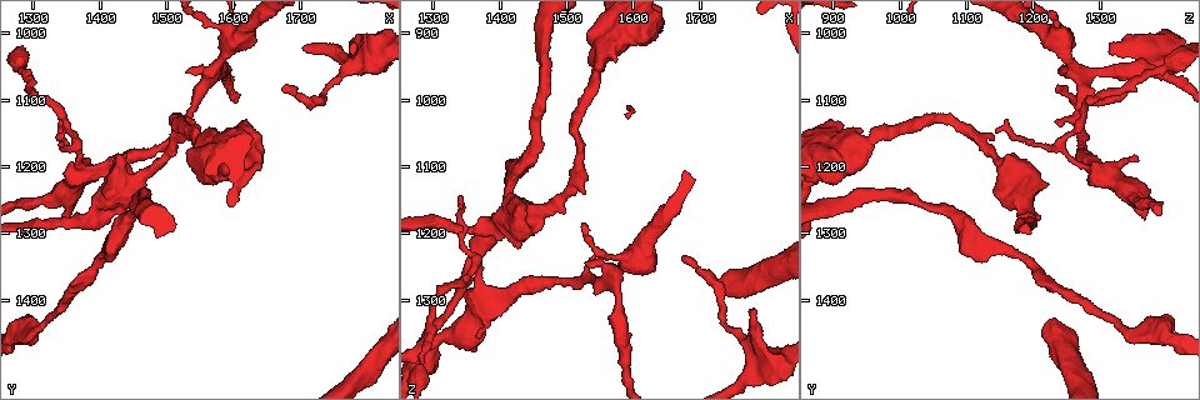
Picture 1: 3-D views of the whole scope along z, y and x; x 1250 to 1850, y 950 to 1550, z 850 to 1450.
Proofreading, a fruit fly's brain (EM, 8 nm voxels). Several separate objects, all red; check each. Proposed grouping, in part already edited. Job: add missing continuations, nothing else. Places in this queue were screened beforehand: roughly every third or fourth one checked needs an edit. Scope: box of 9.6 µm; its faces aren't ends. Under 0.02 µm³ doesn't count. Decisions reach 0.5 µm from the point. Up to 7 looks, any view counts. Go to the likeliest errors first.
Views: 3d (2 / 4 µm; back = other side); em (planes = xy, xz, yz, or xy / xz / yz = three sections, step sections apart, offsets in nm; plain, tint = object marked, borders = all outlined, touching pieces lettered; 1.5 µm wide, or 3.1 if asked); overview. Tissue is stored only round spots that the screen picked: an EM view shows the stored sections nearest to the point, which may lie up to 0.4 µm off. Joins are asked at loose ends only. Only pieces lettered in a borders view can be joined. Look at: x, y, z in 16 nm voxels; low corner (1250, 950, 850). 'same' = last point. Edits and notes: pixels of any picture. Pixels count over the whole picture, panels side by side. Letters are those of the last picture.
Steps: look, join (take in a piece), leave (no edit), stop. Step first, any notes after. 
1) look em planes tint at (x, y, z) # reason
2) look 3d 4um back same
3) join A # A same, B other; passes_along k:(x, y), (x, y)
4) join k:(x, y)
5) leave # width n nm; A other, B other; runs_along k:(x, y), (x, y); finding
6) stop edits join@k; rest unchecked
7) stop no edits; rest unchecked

look em xz step 8 borders at (1440, 1180, 1170) # an open end

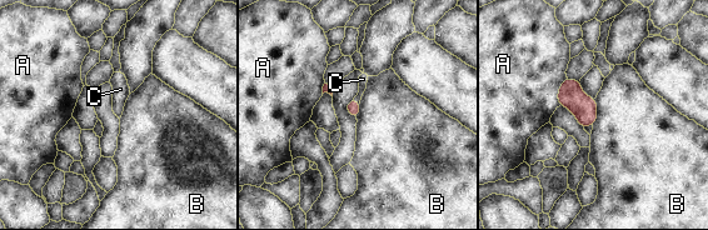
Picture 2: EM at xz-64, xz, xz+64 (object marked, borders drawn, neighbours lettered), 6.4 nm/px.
join C # longest_contact A 190 nm; A other, B other, C same; it goes on there

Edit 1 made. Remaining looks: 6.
look 3d 4um at (1530, 1055, 1240) # an open end

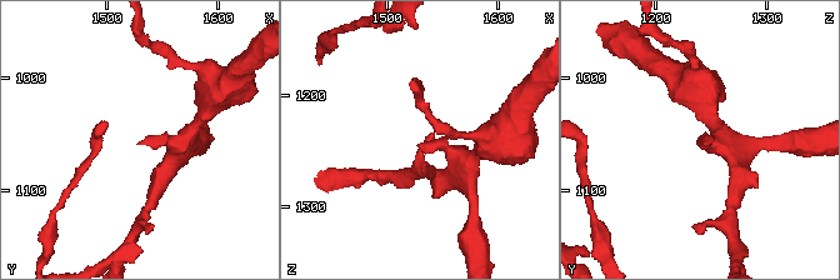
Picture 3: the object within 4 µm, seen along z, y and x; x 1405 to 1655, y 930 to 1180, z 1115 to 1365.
look em planes borders at (1528, 1060, 1246) # need the tissue

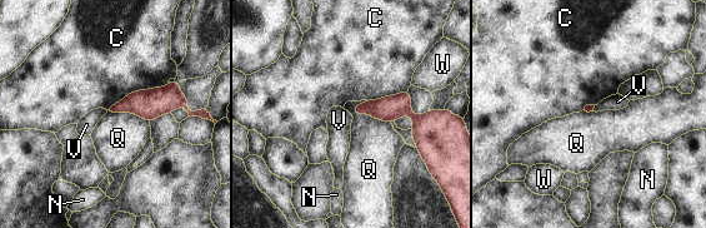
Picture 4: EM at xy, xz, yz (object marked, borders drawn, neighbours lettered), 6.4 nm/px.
leave # C other, N other, Q other, V other, W other; runs_along 4:(356, 110), (405, 109), (426, 119); none of them fits

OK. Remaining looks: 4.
look 3d 2um at (1775, 1030, 1315) # an open end

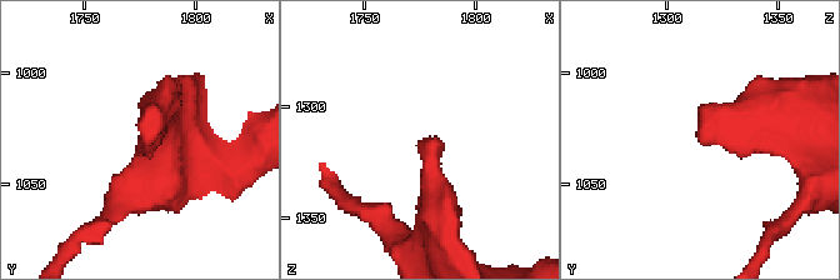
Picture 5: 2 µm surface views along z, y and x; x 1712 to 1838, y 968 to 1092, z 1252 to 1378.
look em yz step 8 borders at (1777, 1029, 1316)

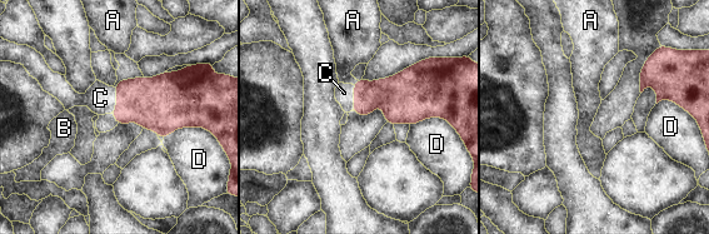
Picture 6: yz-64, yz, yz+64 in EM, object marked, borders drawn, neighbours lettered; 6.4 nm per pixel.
look em planes borders same # cut it another way

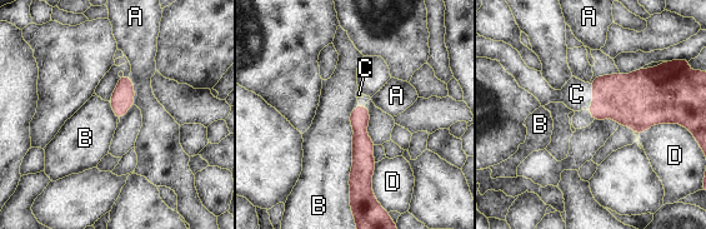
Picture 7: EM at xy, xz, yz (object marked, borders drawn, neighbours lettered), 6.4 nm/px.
join C # A other, B other, C same, D other; passes_along 7:(631, 100), (592, 96), (576, 94); it goes on there

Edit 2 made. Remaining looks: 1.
stop edits join@2, join@7; rest unchecked

